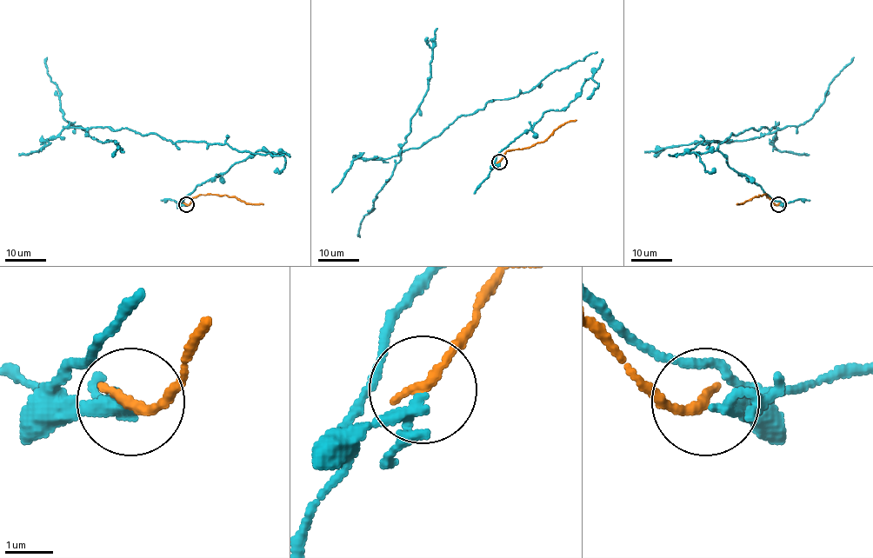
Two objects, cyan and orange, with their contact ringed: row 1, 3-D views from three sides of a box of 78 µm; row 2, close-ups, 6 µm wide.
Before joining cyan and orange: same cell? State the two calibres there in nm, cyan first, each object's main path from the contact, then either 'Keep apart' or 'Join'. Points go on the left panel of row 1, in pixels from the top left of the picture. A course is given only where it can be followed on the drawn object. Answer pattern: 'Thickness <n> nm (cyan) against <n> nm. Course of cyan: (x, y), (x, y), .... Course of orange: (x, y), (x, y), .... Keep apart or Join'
Thickness 190 nm (cyan) against 240 nm. Course of cyan: (186, 205), (180, 202), (199, 184), (258, 150), (289, 156), (174, 143), (125, 128), (87, 130), (124, 151). Course of orange: (186, 204), (200, 195), (217, 194), (235, 196), (245, 203), (263, 204). Keep apart

